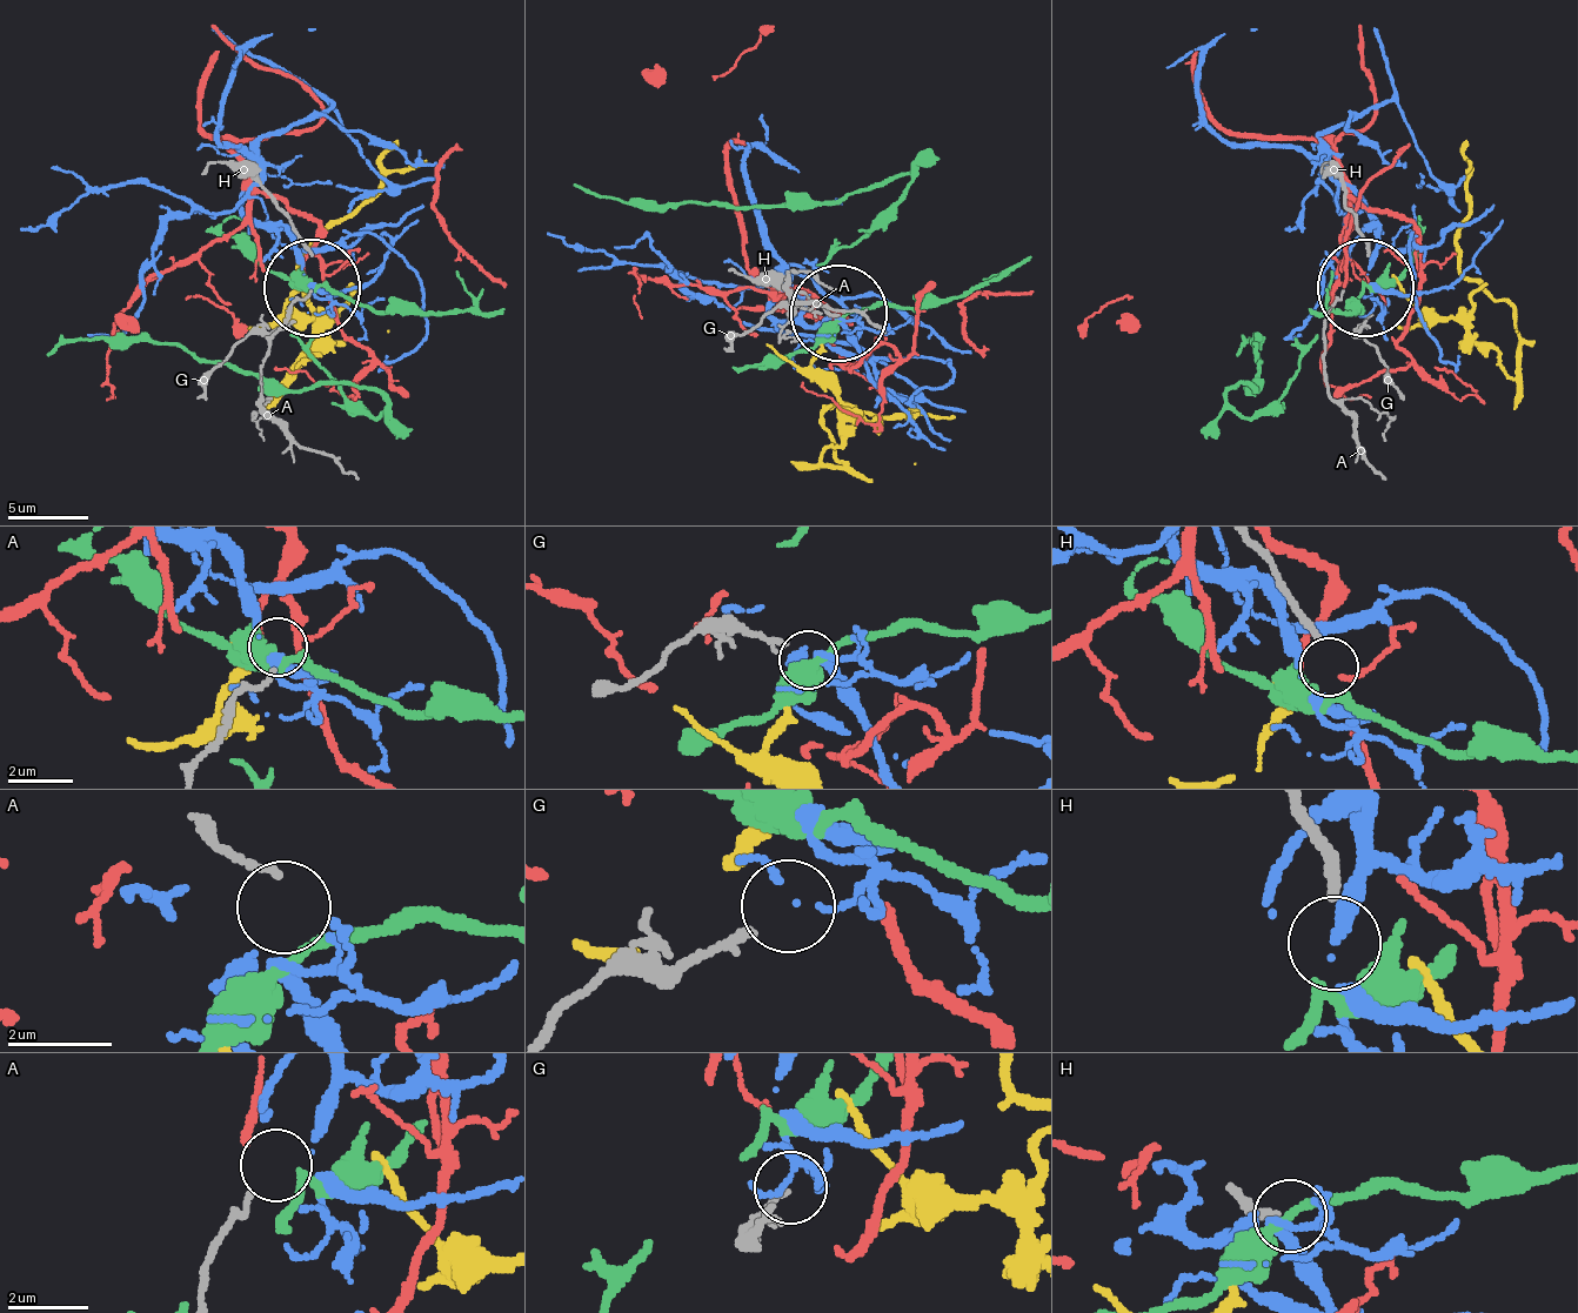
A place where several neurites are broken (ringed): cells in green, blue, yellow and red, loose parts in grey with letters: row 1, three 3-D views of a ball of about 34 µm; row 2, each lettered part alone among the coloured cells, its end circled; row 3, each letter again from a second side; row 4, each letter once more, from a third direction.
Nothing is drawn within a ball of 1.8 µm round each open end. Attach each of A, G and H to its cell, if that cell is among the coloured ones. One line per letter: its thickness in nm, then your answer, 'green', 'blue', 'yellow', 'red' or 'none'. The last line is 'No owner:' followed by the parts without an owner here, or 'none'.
A: 150 nm thick; none
G: 160 nm thick; none
H: 200 nm thick; green
No owner: A, G

